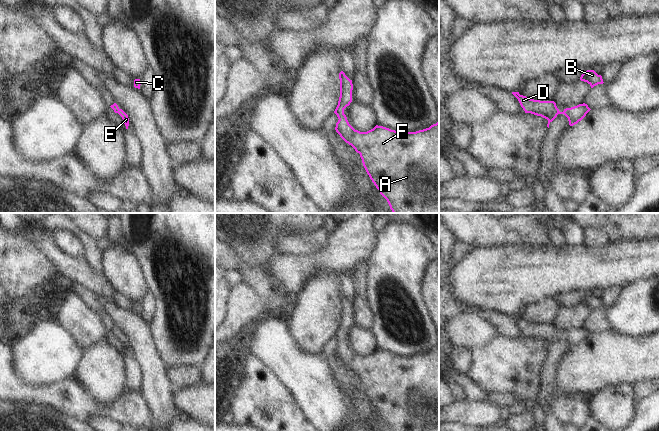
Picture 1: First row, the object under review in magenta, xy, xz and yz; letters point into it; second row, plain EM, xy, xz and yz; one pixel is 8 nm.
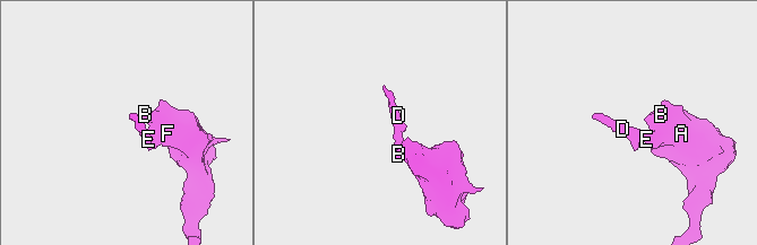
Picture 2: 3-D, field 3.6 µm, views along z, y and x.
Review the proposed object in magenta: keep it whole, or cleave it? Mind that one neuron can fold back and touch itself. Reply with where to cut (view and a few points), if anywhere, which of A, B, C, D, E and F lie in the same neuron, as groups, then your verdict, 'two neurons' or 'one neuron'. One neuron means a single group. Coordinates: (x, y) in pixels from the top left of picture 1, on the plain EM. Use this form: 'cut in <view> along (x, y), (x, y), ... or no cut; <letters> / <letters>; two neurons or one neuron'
no cut; A B C D E F; one neuron

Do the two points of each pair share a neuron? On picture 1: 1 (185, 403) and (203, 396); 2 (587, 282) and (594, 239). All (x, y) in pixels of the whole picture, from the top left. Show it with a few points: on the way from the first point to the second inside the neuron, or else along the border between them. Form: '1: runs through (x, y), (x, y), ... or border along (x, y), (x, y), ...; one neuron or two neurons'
1: runs through (189, 401), (199, 400); one neuron
2: border along (611, 242), (602, 247), (585, 246); two neurons

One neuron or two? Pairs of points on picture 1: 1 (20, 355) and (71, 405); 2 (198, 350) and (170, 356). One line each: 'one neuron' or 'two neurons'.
1: two neurons
2: one neuron

